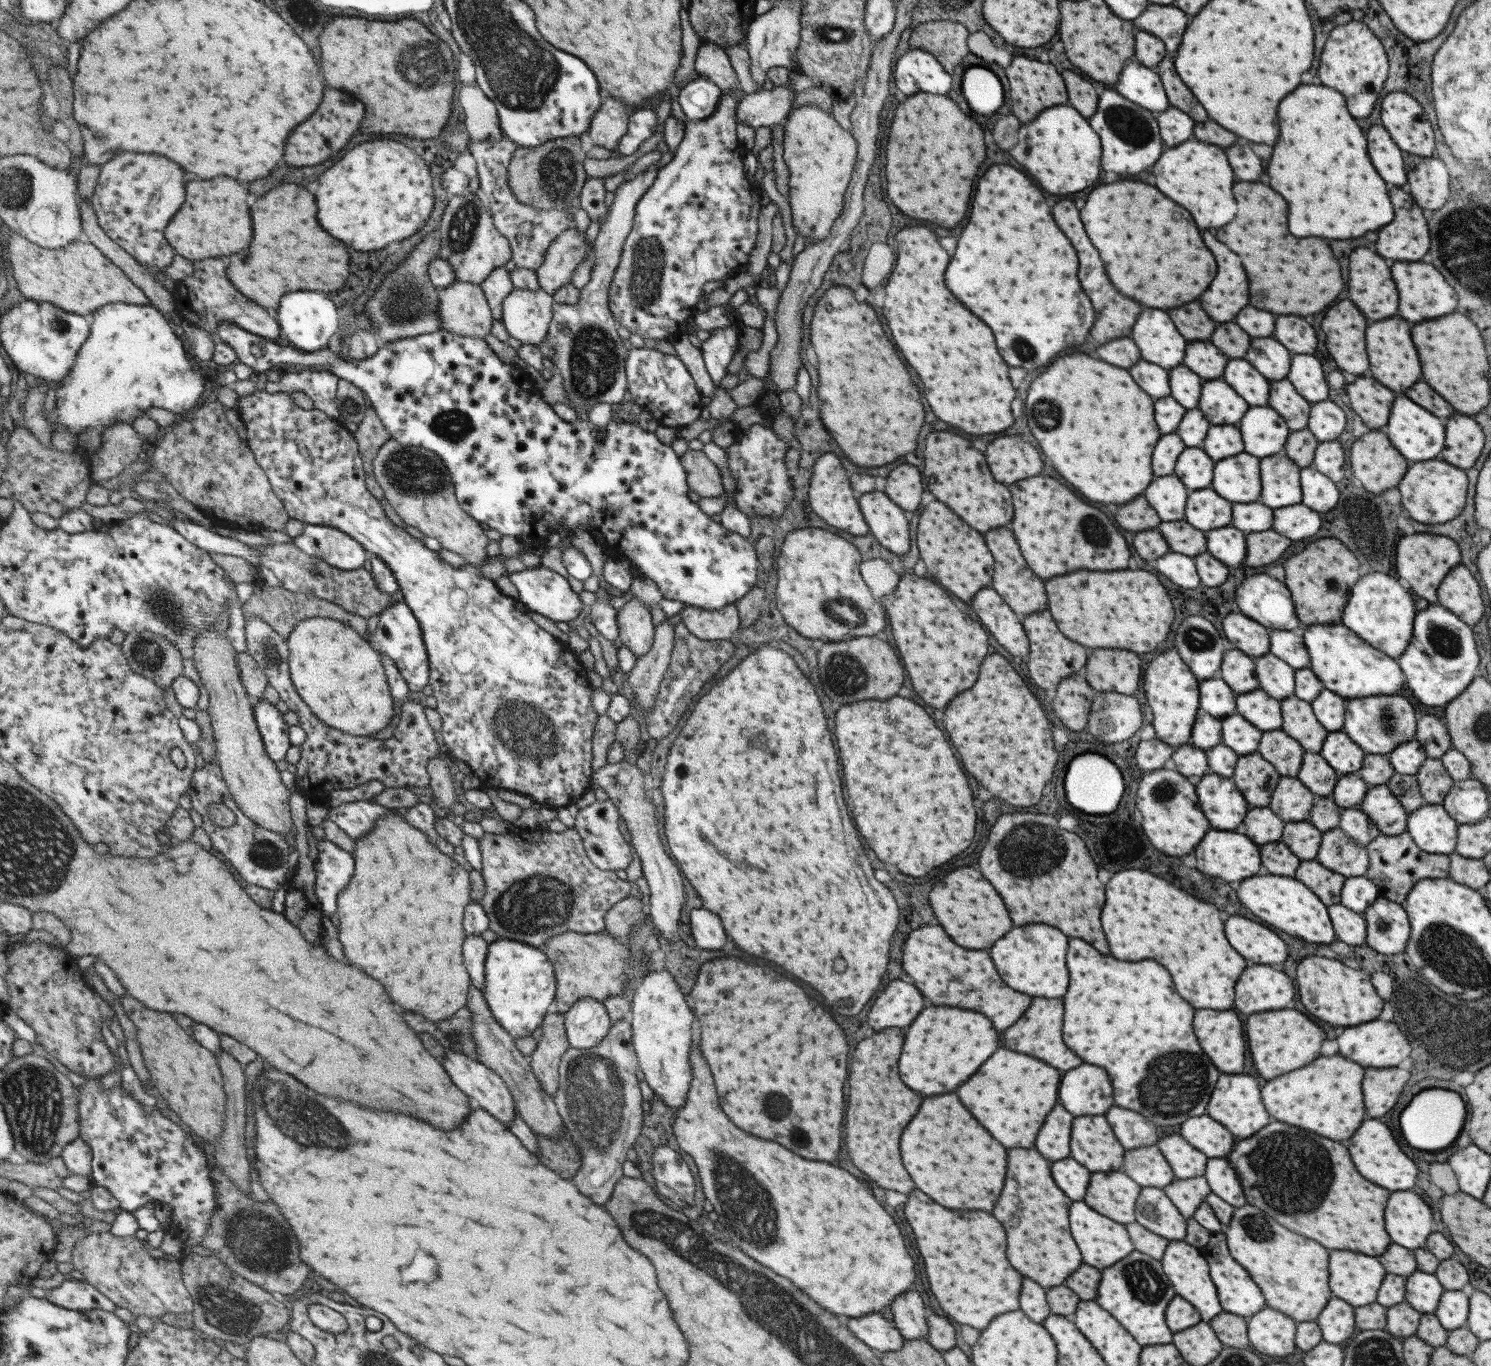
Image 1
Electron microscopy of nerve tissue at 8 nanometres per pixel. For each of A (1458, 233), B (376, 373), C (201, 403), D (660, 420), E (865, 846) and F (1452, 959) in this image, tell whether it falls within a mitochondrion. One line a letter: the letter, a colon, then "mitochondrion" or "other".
A: mitochondrion
B: other
C: other
D: other
E: other
F: mitochondrion

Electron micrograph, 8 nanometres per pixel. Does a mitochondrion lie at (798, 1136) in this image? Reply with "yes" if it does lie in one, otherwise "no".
yes

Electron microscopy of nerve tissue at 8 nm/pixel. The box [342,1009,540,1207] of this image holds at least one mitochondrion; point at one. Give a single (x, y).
(456, 1038)

